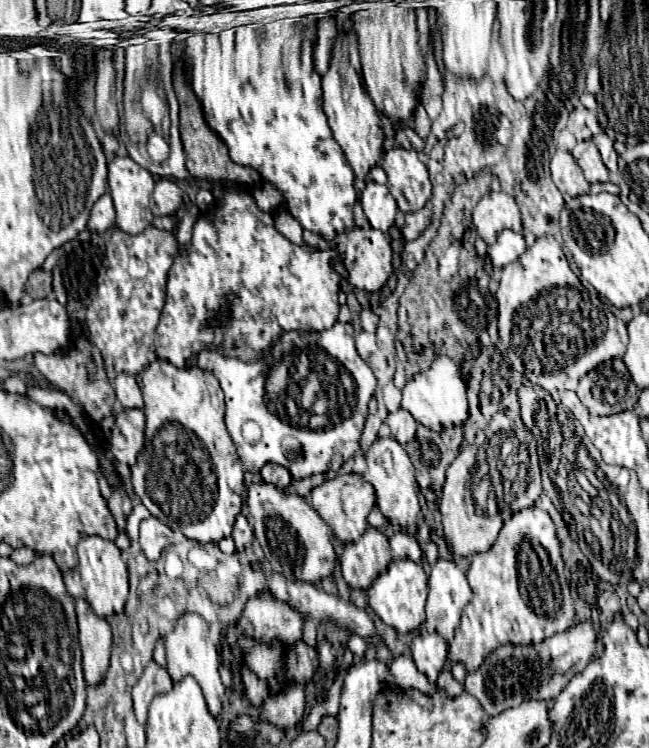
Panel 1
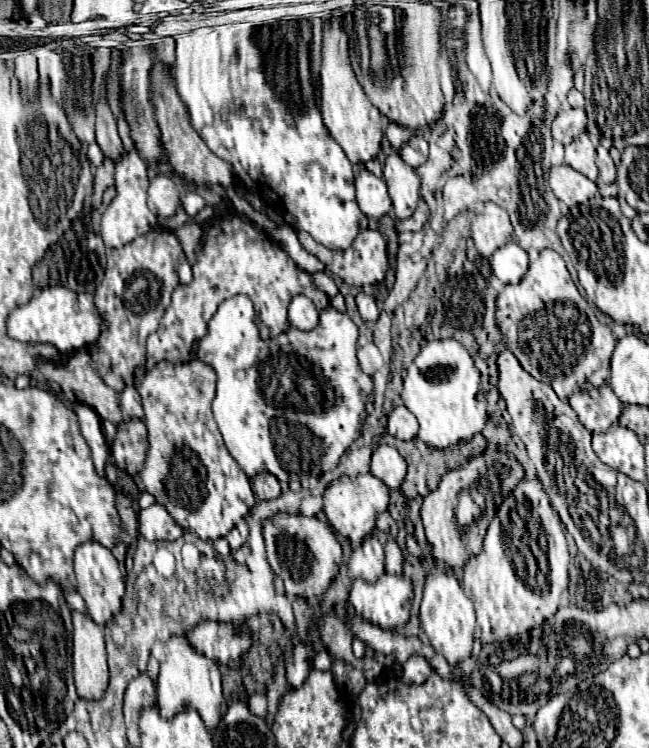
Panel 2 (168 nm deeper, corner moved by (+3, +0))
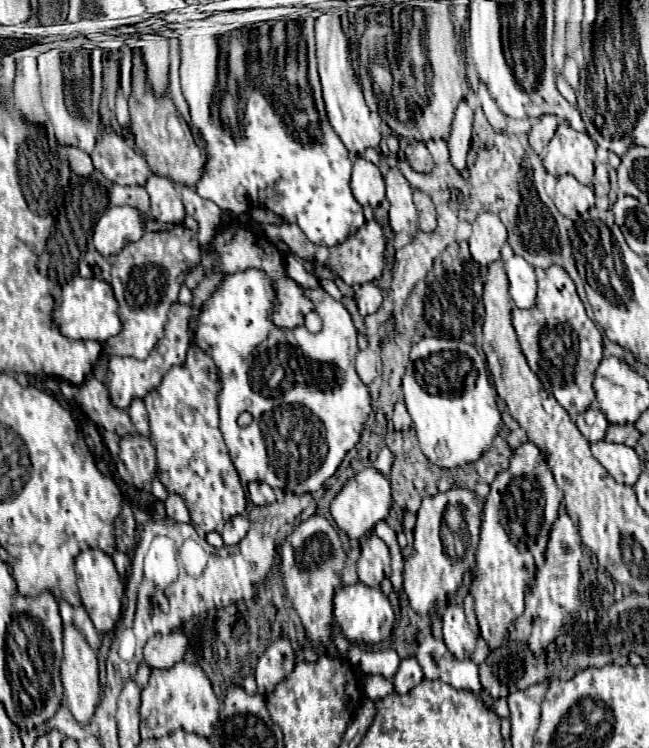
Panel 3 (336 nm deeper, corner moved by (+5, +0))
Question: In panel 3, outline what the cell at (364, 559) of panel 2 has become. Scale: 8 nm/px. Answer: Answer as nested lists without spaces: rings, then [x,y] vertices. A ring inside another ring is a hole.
[[[370,536],[362,540],[362,554],[358,560],[358,576],[360,582],[366,586],[378,586],[384,576],[386,568],[391,568],[391,555],[386,542],[378,536]]]

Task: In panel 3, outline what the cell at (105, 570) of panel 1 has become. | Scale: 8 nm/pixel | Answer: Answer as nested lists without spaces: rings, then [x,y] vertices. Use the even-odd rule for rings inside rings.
[[[86,550],[76,558],[76,574],[78,574],[78,590],[82,596],[82,604],[88,610],[96,630],[110,632],[116,626],[116,620],[120,620],[122,610],[122,596],[124,596],[124,584],[120,582],[120,576],[114,568],[114,562],[108,554],[100,550]]]

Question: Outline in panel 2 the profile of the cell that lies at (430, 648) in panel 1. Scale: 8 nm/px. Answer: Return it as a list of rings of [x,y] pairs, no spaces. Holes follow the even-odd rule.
[[[418,654],[410,656],[410,658],[404,662],[402,670],[404,670],[402,680],[406,680],[408,684],[422,684],[422,682],[426,682],[426,680],[430,678],[430,674],[434,672],[432,666],[430,666],[430,660],[424,658],[424,656],[418,656]]]

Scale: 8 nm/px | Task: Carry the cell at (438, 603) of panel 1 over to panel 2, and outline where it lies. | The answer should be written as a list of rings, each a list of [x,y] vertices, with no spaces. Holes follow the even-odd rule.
[[[432,568],[428,572],[426,584],[424,584],[424,598],[420,604],[420,622],[422,622],[424,634],[428,636],[430,646],[438,654],[442,654],[450,664],[470,658],[476,614],[472,608],[472,600],[464,594],[460,582],[450,572],[450,568]]]

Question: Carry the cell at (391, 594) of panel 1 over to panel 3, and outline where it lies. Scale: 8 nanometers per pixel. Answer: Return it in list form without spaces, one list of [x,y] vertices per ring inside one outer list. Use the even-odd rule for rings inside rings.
[[[360,582],[352,586],[342,586],[340,590],[336,590],[332,602],[334,602],[334,618],[348,642],[378,644],[390,636],[394,624],[394,612],[390,608],[388,598],[380,592],[380,588],[368,588]]]

